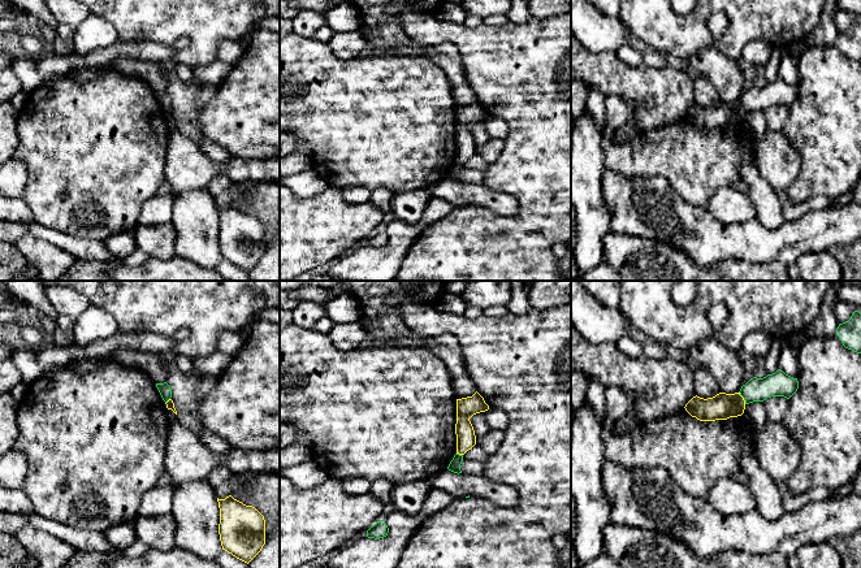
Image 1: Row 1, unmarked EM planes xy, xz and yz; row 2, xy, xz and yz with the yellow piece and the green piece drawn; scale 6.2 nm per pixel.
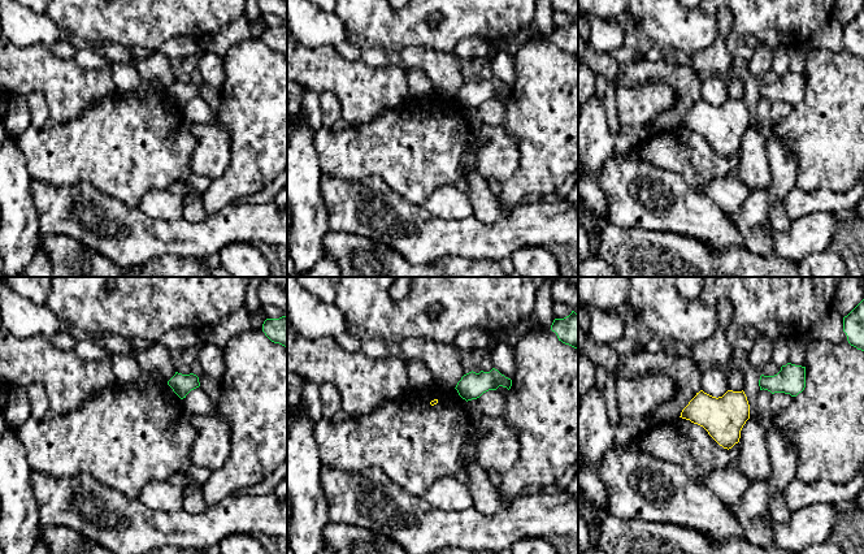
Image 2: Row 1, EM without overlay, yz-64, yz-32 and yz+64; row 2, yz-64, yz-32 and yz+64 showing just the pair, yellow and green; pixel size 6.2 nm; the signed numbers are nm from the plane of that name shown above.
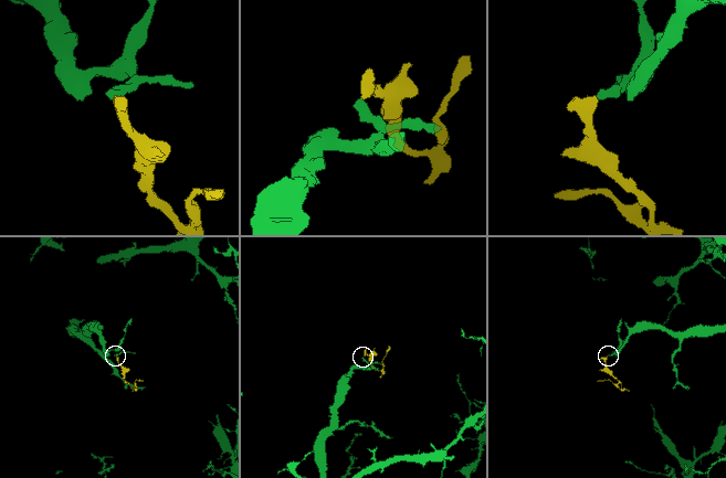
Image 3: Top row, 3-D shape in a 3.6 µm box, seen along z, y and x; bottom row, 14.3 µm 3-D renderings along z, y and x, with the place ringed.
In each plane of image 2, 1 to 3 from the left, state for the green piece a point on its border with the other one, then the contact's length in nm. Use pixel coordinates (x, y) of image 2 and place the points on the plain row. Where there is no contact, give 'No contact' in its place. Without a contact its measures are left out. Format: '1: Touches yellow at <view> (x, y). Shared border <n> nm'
1: No contact
2: No contact
3: No contact

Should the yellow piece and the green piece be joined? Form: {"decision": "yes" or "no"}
{"decision": "no"}

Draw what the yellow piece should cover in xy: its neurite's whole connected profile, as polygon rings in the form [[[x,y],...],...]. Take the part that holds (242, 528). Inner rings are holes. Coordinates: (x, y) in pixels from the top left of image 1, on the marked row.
[[[232,495],[219,499],[219,534],[222,550],[250,563],[265,545],[264,516],[252,506],[246,506]]]

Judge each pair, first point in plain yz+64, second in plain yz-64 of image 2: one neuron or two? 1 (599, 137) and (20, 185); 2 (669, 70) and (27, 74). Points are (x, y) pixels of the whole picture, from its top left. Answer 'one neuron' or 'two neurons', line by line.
1: one neuron
2: one neuron

